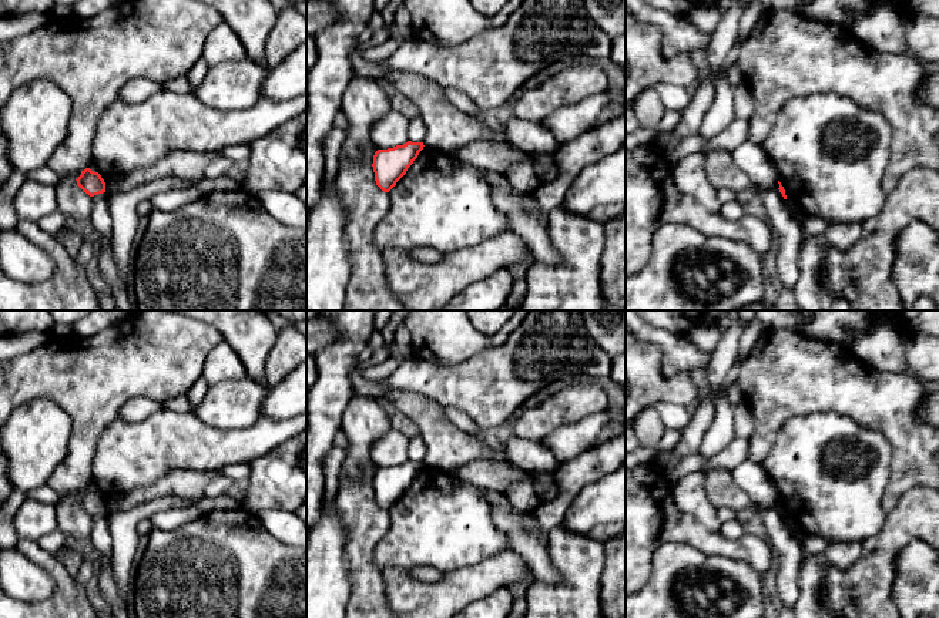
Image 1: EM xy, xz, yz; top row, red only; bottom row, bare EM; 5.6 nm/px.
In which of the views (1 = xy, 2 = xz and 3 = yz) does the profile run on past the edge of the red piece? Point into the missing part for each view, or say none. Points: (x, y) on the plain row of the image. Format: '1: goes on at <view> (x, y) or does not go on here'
1: does not go on here
2: does not go on here
3: does not go on here

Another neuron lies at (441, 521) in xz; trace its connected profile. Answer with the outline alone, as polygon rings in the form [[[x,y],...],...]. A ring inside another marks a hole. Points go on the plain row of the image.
[[[423,466],[389,514],[389,530],[373,551],[373,562],[382,571],[430,567],[447,572],[512,550],[509,537],[494,524],[493,506],[483,488],[440,468]]]

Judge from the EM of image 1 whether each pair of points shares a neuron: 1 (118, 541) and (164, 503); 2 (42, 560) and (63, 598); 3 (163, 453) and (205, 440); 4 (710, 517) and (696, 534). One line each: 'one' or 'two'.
1: one
2: one
3: one
4: two

